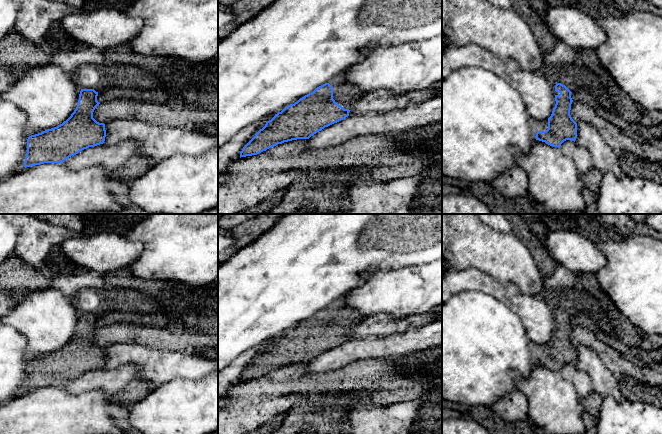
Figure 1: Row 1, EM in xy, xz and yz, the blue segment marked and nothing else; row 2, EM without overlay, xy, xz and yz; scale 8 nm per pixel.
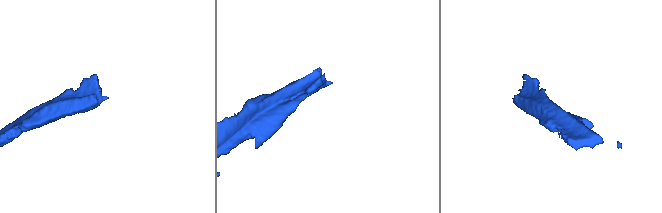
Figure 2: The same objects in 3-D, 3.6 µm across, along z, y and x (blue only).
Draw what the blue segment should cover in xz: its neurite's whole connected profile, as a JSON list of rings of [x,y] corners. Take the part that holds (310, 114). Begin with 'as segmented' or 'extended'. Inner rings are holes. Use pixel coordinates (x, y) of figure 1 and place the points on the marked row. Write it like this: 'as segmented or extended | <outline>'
extended | [[[345,72],[338,74],[328,83],[317,87],[313,92],[275,114],[243,147],[240,158],[257,155],[284,142],[309,139],[325,127],[348,117],[352,106],[364,95],[364,92],[357,90],[352,84],[345,81]]]

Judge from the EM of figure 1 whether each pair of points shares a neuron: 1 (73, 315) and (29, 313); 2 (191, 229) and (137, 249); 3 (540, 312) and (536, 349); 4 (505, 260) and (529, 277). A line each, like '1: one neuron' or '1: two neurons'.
1: one neuron
2: two neurons
3: two neurons
4: one neuron

